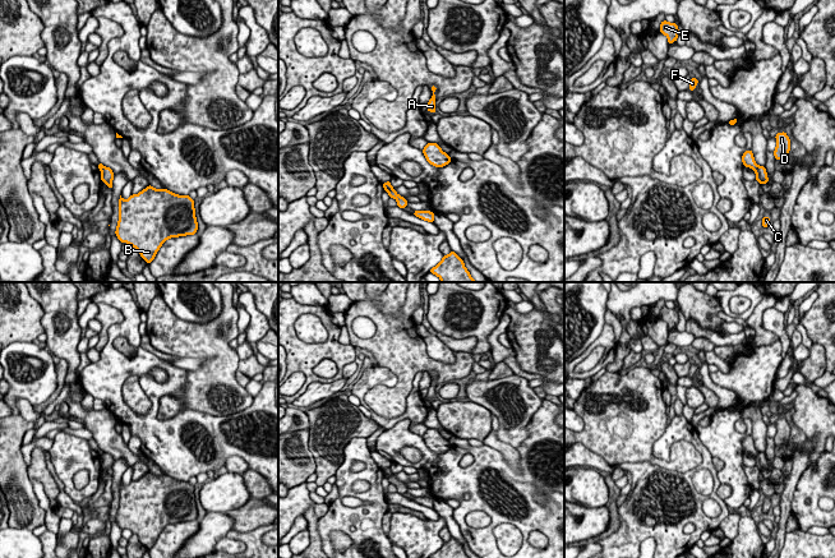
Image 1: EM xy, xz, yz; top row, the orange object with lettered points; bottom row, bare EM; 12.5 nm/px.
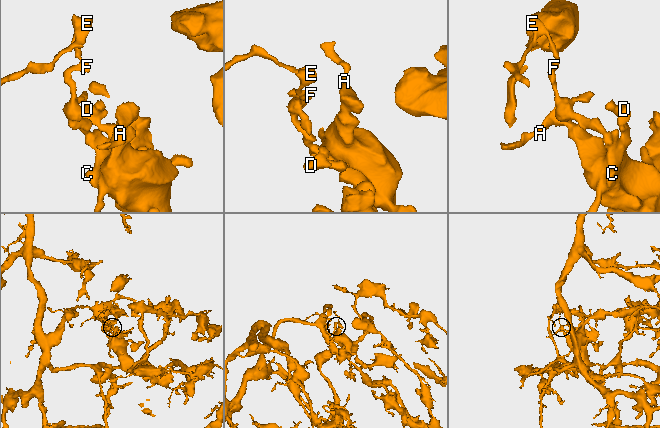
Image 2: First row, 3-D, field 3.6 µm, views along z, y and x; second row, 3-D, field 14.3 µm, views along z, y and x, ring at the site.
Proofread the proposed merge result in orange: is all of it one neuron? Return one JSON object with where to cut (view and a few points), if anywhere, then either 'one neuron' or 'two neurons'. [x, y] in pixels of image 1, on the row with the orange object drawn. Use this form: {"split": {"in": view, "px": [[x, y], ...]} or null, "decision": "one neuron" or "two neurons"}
{"split": {"in": "yz", "px": [[759, 166], [755, 171]]}, "decision": "two neurons"}

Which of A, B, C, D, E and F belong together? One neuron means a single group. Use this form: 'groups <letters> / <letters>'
groups A B C D / E F

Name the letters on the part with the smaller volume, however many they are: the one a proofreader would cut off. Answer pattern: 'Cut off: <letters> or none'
Cut off: E, F

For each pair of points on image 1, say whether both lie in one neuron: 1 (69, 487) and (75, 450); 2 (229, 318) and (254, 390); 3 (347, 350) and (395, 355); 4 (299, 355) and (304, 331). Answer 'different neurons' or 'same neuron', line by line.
1: same neuron
2: different neurons
3: different neurons
4: different neurons

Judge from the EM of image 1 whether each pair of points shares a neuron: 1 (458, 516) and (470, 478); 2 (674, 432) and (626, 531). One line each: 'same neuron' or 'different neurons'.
1: same neuron
2: same neuron

